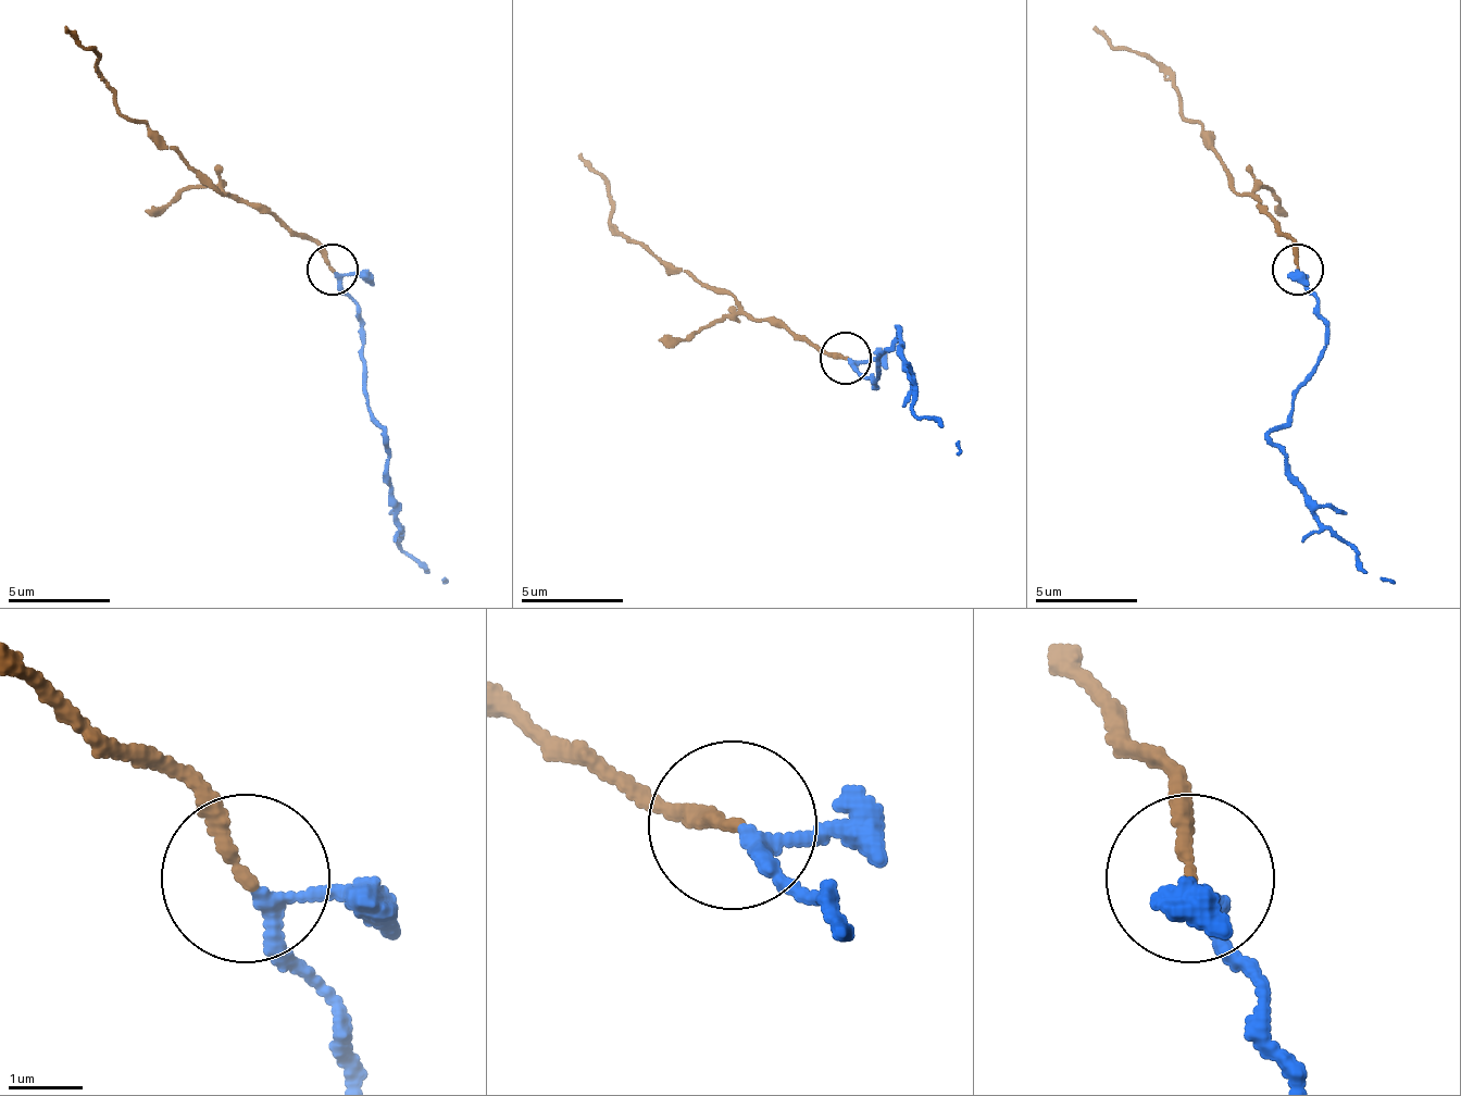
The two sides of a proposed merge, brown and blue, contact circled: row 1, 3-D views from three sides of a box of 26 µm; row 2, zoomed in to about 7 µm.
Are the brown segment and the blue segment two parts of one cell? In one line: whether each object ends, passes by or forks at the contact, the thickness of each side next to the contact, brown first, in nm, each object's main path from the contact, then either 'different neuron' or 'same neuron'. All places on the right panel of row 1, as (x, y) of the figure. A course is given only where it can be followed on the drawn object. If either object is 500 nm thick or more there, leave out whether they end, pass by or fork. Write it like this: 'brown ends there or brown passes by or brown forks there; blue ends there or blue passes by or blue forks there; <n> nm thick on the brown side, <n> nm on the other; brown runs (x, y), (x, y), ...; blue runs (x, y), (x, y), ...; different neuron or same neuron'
brown ends there; blue passes by; 180 nm thick on the brown side, 170 nm on the other; brown runs (1296, 271), (1296, 245), (1235, 188), (1209, 132), (1188, 122), (1178, 112), (1178, 86), (1163, 71), (1091, 29); blue runs (1296, 271), (1316, 307), (1327, 348), (1271, 440), (1307, 507), (1352, 548), (1378, 578), (1394, 584); same neuron

